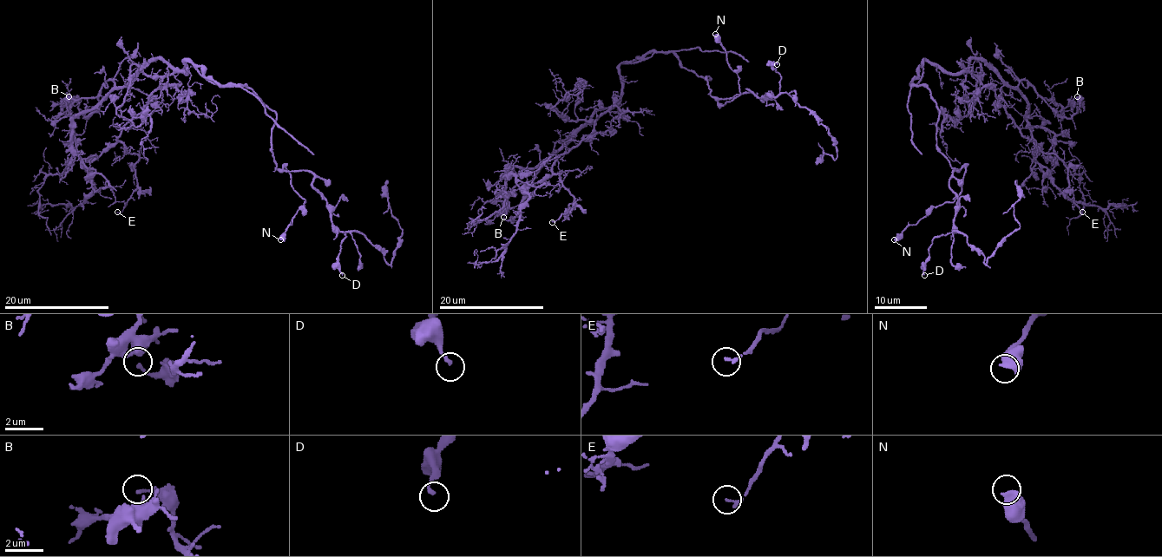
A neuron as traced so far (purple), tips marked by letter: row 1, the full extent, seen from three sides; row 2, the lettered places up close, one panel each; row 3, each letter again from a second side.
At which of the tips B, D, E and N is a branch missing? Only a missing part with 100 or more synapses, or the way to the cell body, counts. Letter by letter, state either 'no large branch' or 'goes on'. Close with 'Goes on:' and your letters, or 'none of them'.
B: no large branch
D: no large branch
E: no large branch
N: no large branch
Goes on: none of them

